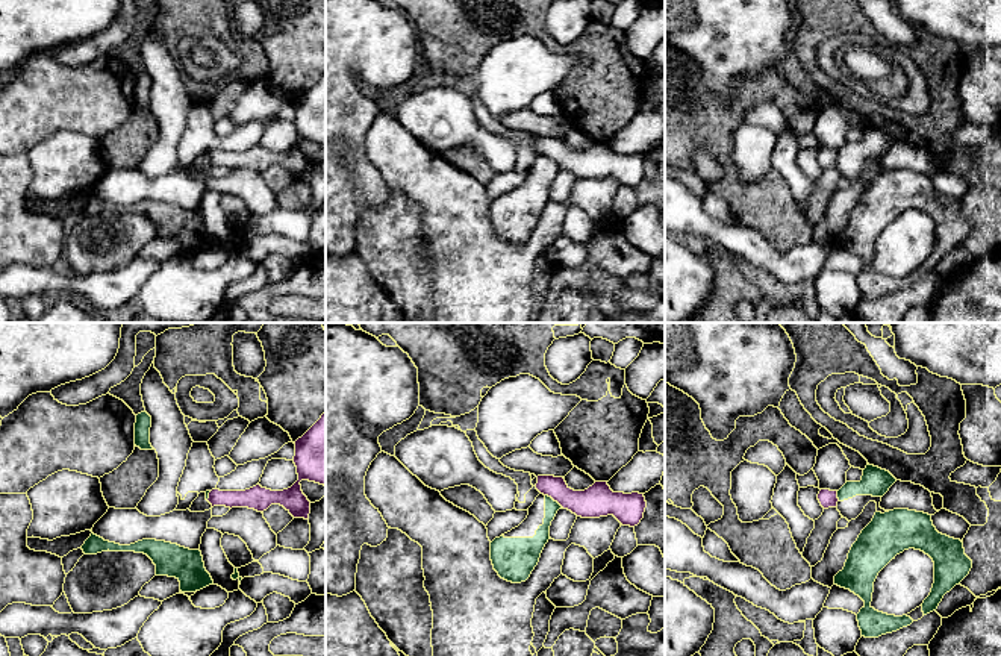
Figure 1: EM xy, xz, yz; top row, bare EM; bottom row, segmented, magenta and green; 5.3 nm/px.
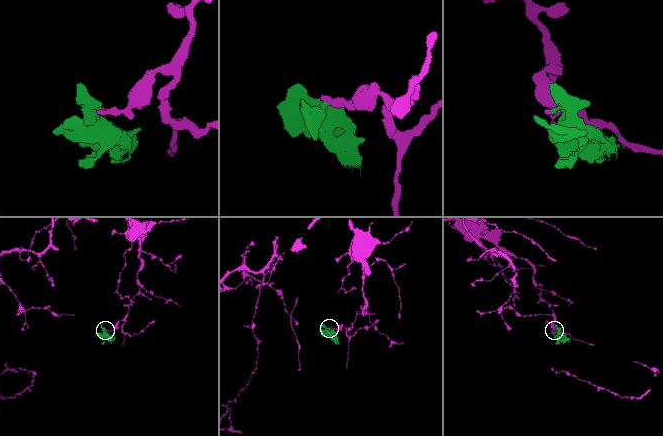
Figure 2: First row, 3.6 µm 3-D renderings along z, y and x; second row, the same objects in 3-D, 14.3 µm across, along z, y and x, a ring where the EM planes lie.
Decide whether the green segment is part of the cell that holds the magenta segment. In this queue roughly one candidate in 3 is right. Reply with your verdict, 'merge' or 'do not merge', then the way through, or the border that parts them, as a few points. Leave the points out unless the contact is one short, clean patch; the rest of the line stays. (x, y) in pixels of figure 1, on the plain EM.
do not merge; border along xz (545, 155), (562, 167)

